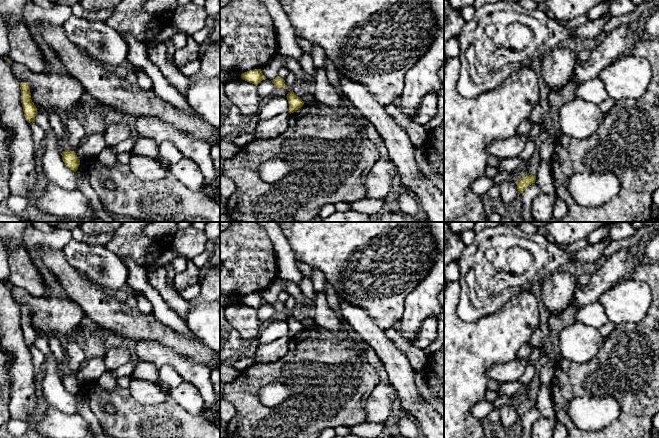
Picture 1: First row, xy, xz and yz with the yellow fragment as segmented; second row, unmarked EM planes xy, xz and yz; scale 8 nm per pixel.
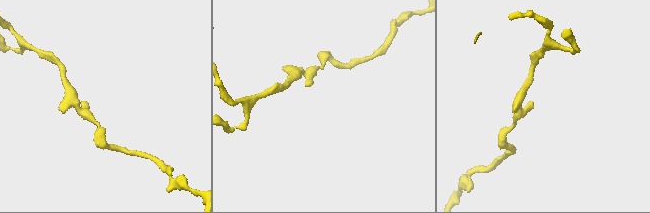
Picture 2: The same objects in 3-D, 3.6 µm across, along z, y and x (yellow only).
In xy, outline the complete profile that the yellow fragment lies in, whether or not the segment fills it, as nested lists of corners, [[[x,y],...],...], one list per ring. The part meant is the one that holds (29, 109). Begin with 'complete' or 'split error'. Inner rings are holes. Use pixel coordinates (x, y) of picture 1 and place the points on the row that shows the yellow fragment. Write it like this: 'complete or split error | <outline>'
complete | [[[21,82],[20,90],[21,90],[21,103],[23,107],[24,116],[29,123],[35,122],[37,108],[32,102],[30,87],[27,83]]]

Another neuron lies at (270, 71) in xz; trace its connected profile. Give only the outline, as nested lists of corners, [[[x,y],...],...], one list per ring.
[[[273,59],[266,66],[261,68],[261,71],[267,79],[273,80],[278,76],[278,73],[282,66],[283,63],[280,59]]]

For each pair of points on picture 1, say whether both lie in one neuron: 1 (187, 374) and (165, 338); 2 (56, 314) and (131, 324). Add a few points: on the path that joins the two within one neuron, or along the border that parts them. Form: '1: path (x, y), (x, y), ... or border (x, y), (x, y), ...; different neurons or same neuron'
1: border (149, 340), (166, 345), (191, 361); different neurons
2: border (70, 298), (85, 314); different neurons

